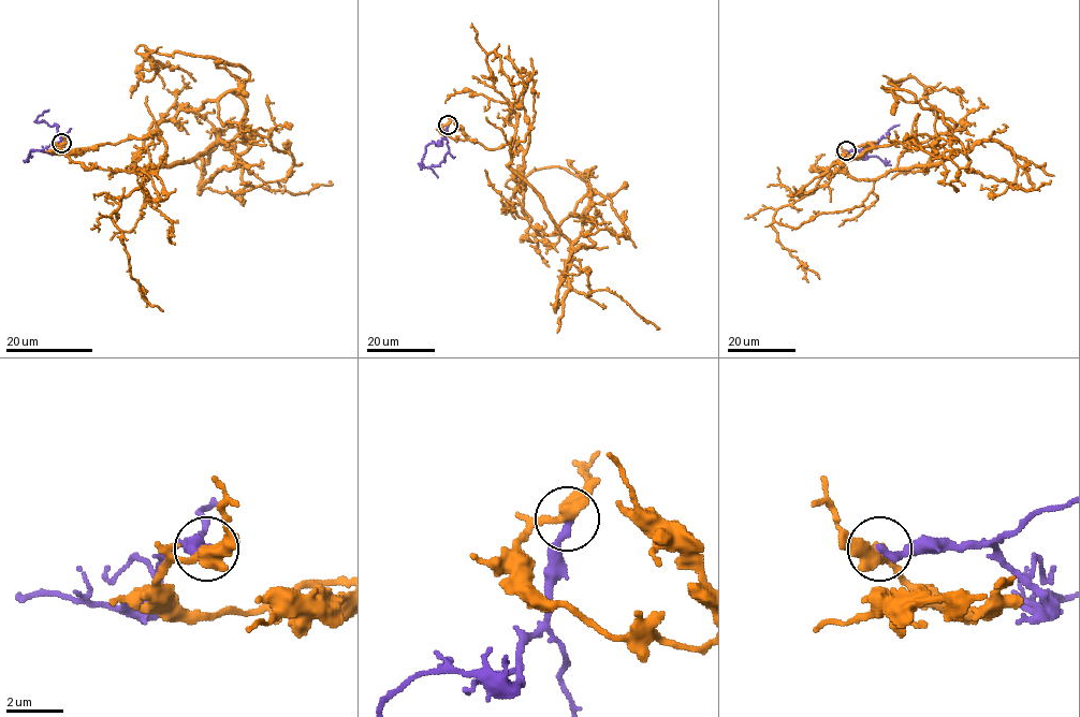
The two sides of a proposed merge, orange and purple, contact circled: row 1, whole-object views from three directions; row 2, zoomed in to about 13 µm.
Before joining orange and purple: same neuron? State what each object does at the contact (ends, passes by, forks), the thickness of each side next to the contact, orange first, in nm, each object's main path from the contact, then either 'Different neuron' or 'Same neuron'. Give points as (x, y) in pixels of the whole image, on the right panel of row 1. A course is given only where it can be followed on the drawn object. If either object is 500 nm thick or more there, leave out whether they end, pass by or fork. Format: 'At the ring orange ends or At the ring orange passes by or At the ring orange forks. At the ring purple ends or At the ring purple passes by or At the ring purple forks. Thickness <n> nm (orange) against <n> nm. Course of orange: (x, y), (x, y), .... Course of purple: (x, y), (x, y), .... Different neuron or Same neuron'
At the ring orange passes by. At the ring purple ends. Thickness 460 nm (orange) against 280 nm. Course of orange: (846, 151), (859, 159), (870, 151), (866, 143), (919, 145), (956, 127), (890, 79), (915, 77), (967, 100). Course of purple: (846, 151), (861, 150), (899, 125). Different neuron

